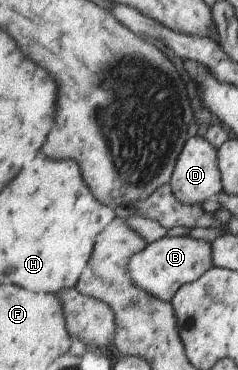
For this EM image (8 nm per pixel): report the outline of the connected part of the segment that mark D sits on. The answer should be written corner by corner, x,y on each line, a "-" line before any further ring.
196,134
189,140
186,140
167,183
170,186
170,192
174,199
184,205
201,204
207,198
217,196
222,191
221,173
218,171
217,150
205,140
204,136

